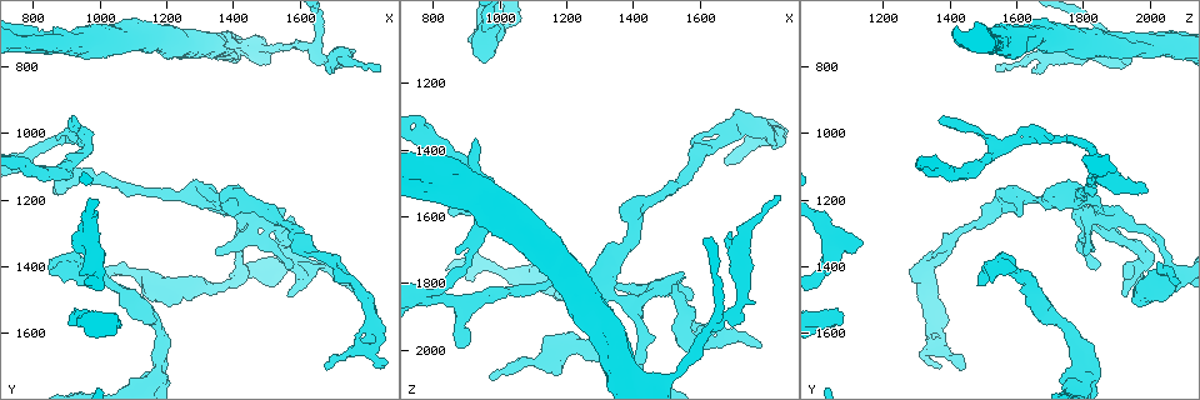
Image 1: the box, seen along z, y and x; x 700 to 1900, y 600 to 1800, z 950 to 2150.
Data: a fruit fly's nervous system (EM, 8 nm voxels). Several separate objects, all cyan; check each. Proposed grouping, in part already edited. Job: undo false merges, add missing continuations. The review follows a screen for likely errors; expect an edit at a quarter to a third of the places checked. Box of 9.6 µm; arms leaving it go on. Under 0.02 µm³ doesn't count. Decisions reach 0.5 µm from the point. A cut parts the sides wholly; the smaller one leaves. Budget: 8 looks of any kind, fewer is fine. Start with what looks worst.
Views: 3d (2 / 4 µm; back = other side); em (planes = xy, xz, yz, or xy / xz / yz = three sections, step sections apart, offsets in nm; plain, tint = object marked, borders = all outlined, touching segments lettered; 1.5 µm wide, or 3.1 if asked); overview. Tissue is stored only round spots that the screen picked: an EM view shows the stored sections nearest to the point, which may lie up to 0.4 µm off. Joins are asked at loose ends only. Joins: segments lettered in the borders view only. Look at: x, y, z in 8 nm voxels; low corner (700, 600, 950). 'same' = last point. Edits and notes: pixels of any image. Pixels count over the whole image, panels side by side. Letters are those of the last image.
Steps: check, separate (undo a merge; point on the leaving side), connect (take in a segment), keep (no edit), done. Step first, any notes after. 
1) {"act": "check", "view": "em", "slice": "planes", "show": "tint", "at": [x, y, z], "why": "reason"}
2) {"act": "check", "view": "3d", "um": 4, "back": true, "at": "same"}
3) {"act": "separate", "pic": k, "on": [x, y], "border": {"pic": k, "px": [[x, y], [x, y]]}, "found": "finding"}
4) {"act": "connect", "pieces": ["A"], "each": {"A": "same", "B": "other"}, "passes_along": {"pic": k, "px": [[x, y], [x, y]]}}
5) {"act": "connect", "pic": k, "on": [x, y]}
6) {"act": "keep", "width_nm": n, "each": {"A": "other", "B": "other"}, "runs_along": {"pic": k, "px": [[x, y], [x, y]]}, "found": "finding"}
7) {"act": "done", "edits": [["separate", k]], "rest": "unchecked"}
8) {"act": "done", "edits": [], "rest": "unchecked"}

{"act": "check", "view": "3d", "um": 2, "at": [1670, 1700, 1440], "why": "free end"}

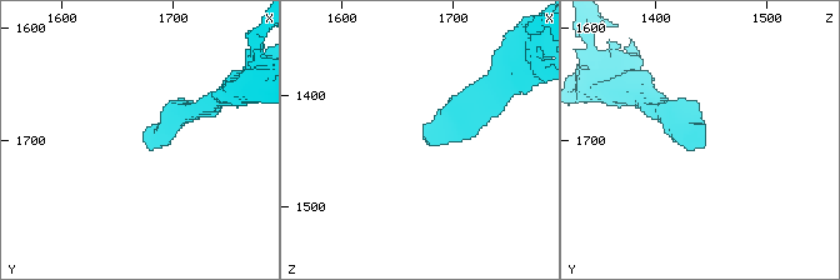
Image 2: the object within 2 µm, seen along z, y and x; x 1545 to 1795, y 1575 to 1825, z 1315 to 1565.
{"act": "check", "view": "em", "slice": "planes", "show": "borders", "at": [1682, 1702, 1446]}

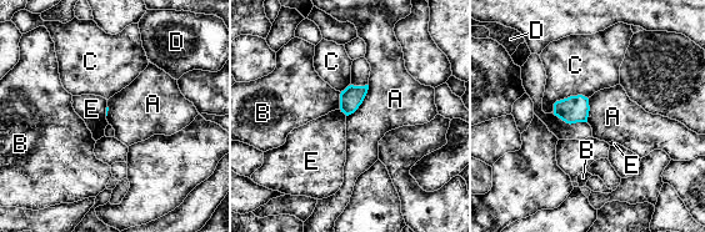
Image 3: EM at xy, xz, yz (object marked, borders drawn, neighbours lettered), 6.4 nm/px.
{"act": "keep", "each": {"A": "other", "B": "other", "C": "other", "D": "other", "E": "other"}, "found": "no lettered segment goes on from it"}

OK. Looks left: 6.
{"act": "check", "view": "3d", "um": 2, "at": [1690, 820, 1650], "why": "thick end"}

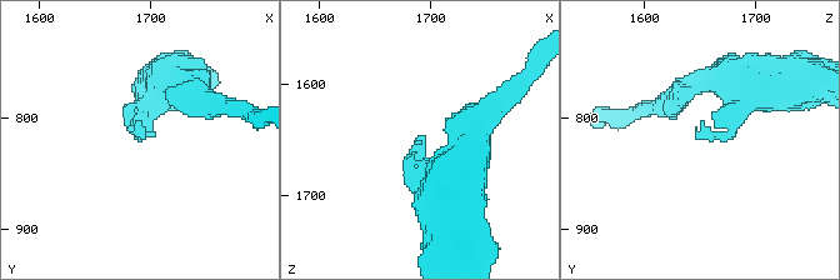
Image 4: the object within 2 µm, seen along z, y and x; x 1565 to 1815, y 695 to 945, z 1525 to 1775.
{"act": "check", "view": "em", "slice": "planes", "show": "borders", "at": [1692, 818, 1650], "why": "now the EM"}

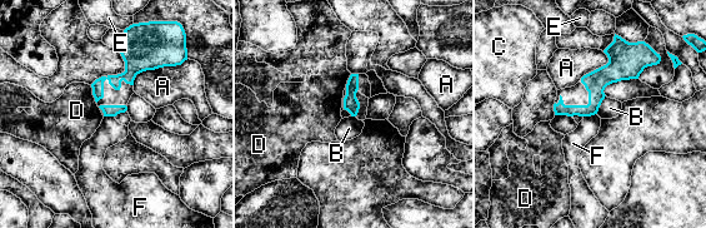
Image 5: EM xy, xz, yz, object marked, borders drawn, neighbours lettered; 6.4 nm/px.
{"act": "keep", "each": {"A": "other", "B": "other", "C": "other", "D": "other", "E": "other", "F": "other"}, "runs_along": {"pic": 5, "px": [[622, 74], [610, 74], [585, 110], [557, 112]]}, "found": "no lettered segment goes on from it"}

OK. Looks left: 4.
{"act": "check", "view": "3d", "um": 2, "at": [840, 1420, 1560], "why": "branch stops here"}

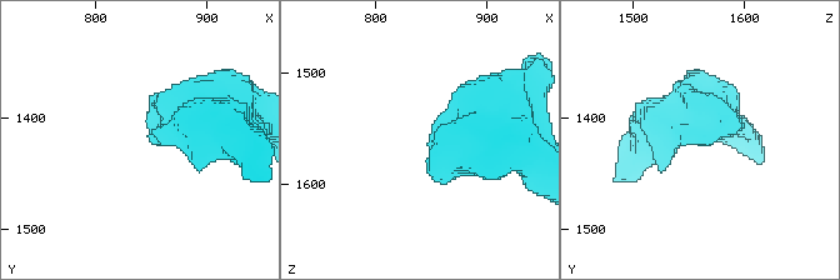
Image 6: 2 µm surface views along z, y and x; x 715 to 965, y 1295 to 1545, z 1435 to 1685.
{"act": "check", "view": "em", "slice": "planes", "show": "borders", "at": [848, 1418, 1566], "why": "now the EM"}

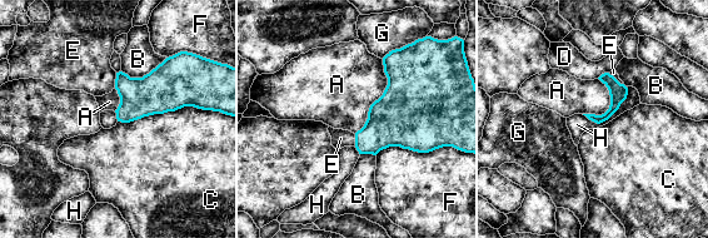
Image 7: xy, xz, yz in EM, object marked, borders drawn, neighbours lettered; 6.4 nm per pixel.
{"act": "keep", "longest_contact_nm": ["C", 550], "each": {"A": "other", "B": "other", "C": "other", "D": "other", "E": "other", "F": "other", "G": "other", "H": "other"}, "border": {"pic": 7, "px": [[627, 87], [607, 119], [582, 114]]}, "found": "none of them fits"}

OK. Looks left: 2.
{"act": "done", "edits": [], "rest": "unchecked"}

